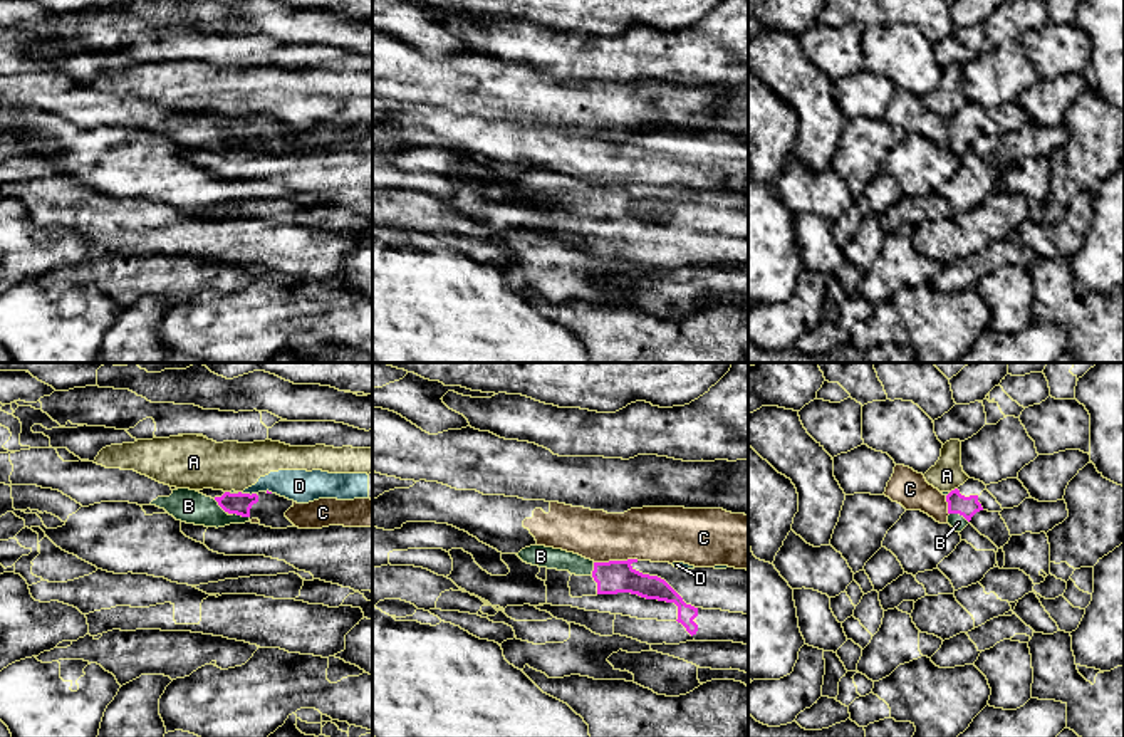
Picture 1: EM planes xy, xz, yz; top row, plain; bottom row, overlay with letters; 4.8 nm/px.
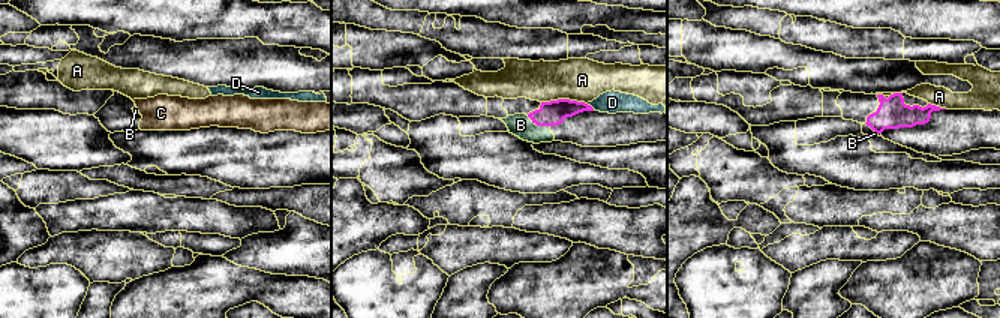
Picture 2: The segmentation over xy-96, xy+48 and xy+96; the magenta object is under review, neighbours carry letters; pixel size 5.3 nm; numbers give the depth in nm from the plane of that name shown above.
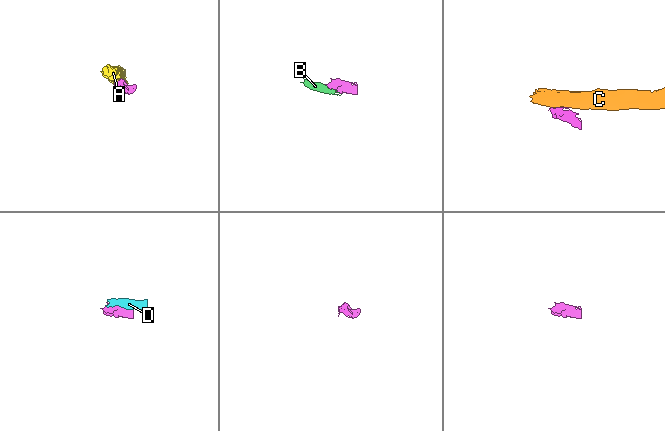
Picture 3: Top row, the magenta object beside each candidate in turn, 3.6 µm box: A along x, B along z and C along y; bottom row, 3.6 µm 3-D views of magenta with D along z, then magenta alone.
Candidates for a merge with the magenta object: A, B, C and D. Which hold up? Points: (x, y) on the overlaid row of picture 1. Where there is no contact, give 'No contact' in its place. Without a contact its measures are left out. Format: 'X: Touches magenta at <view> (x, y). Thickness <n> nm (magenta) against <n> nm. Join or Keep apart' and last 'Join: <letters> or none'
A: Touches magenta at yz (955, 489). Thickness 100 nm (magenta) against 150 nm. Keep apart
B: Touches magenta at yz (960, 514). Thickness 100 nm (magenta) against 80 nm. Join
C: Touches magenta at xz (616, 561). Thickness 160 nm (magenta) against 280 nm. Keep apart
D: Touches magenta at xy (240, 492). Thickness 110 nm (magenta) against 140 nm. Keep apart
Join: B

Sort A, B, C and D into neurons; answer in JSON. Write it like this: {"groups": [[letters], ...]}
{"groups": [["A", "D"], ["B"], ["C"]]}

